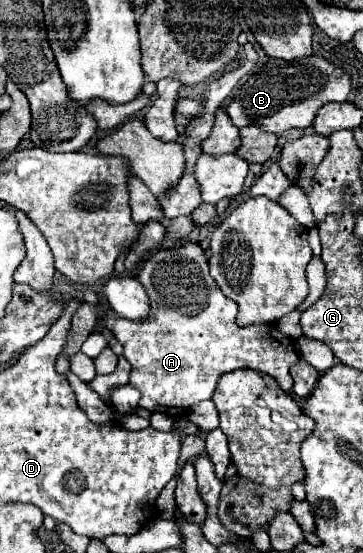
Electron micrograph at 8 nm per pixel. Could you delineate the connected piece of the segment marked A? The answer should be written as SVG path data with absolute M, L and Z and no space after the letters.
M197 242L157 250L139 268L137 280L147 290L151 302L149 316L143 322L131 322L107 308L101 314L101 322L125 348L123 356L133 366L129 384L141 392L141 408L168 415L181 414L193 404L211 398L219 376L237 368L253 368L275 376L277 384L285 392L291 392L289 366L299 360L295 346L289 338L277 342L271 336L273 326L255 324L241 328L235 324L237 304L209 276L205 250Z

